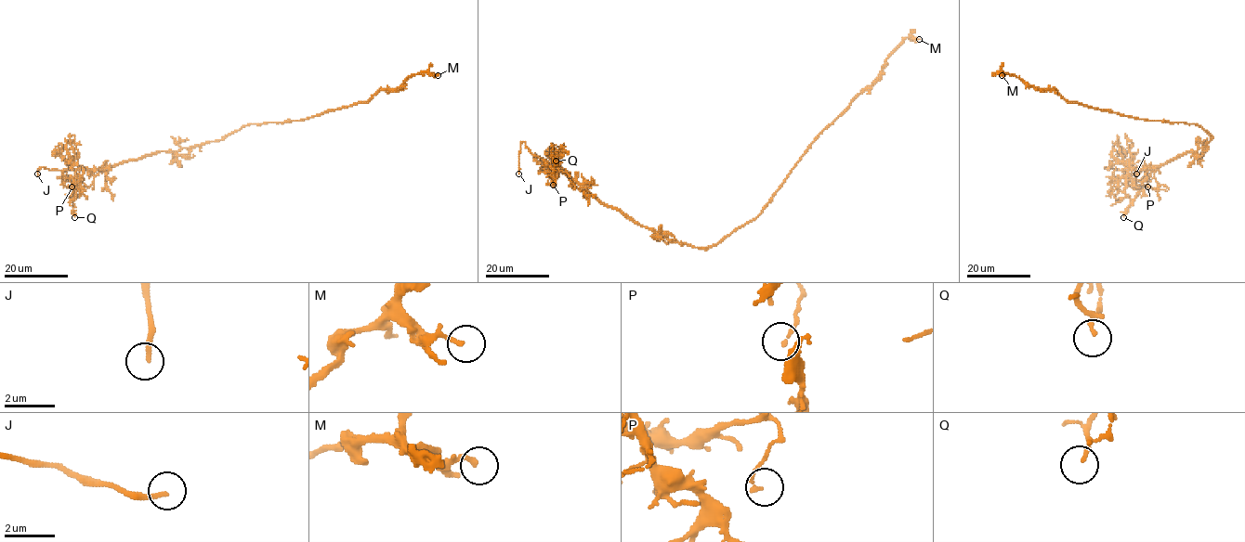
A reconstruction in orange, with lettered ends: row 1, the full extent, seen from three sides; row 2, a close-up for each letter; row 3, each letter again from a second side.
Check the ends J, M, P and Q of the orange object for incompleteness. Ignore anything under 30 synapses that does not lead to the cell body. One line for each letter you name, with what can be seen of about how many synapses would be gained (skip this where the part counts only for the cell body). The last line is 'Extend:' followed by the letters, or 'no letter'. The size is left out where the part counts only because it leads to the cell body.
Extend: J

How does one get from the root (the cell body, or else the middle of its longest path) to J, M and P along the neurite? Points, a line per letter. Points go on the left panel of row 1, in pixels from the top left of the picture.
J: (248, 125), (221, 139), (176, 151), (159, 151), (91, 170), (49, 170), (41, 166), (37, 174)
M: (248, 125), (302, 120), (367, 102), (381, 90), (396, 90), (414, 74), (427, 72), (438, 75)
P: (248, 125), (221, 139), (176, 151), (91, 170), (65, 169), (63, 174), (74, 178), (72, 187)

